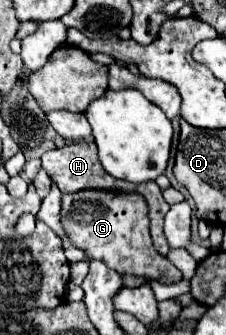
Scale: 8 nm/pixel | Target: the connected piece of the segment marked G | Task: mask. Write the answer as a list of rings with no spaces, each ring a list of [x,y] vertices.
[[[83,189],[61,197],[61,227],[67,239],[89,259],[103,261],[119,275],[139,275],[157,279],[163,285],[179,283],[181,271],[157,253],[149,231],[149,205],[141,193],[113,189]]]

